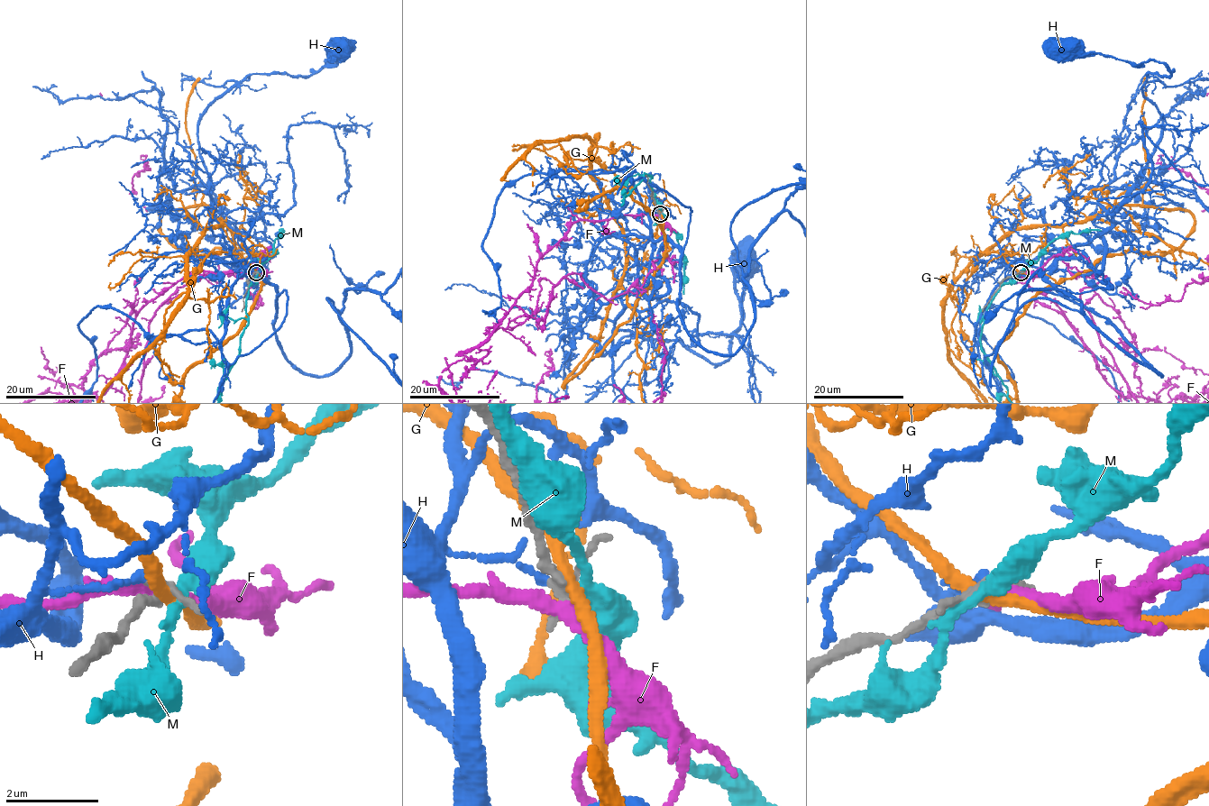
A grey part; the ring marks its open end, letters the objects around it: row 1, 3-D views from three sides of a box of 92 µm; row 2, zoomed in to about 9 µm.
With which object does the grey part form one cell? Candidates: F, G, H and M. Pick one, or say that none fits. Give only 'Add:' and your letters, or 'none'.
Add: none

